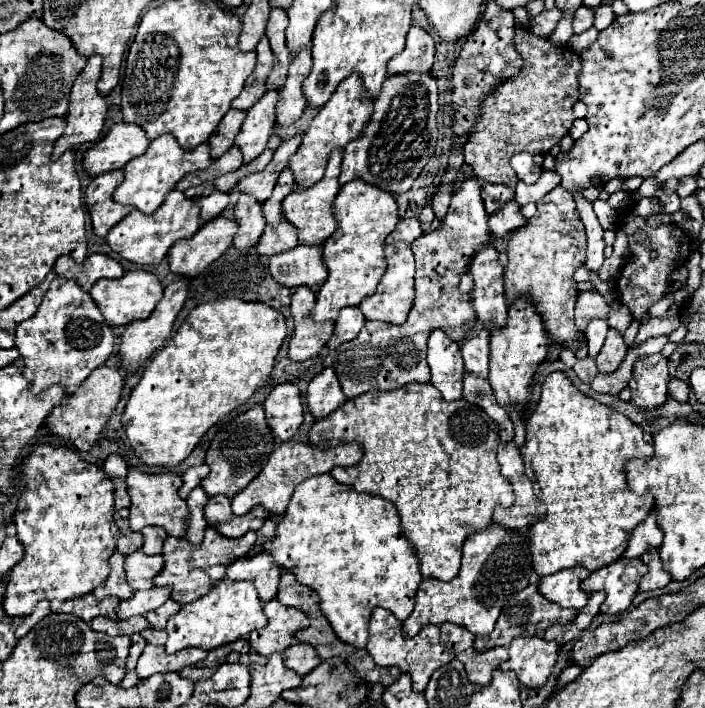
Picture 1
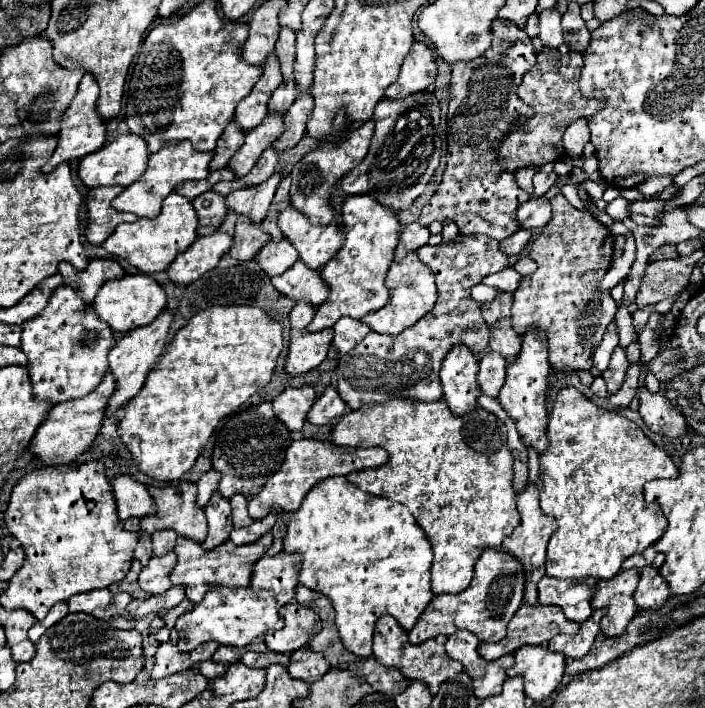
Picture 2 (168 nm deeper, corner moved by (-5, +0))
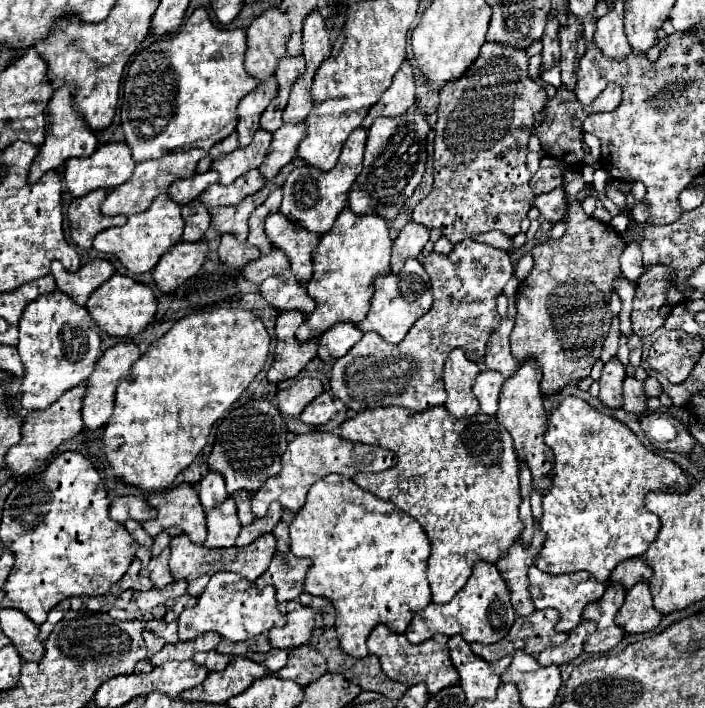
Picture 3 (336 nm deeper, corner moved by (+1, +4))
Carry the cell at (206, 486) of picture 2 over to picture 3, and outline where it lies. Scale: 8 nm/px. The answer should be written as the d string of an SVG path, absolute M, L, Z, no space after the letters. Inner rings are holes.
M209 472L199 484L197 484L197 492L199 492L199 500L205 508L205 512L213 510L215 506L223 504L229 498L229 492L225 490L225 480L221 474L217 472Z

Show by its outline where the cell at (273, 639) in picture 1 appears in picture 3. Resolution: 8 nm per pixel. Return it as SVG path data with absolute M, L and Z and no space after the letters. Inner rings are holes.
M295 604L293 610L287 614L287 624L283 628L271 628L269 640L271 640L271 646L275 648L291 650L291 648L307 644L313 632L321 628L323 624L321 624L319 612L315 612L309 606Z

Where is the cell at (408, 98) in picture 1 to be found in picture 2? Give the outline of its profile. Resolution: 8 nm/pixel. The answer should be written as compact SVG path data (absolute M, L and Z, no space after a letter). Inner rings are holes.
M431 90L409 94L399 100L381 98L375 106L375 134L369 144L367 156L353 172L347 172L341 180L345 194L371 194L377 202L389 206L393 212L405 210L425 190L441 158L439 136L439 100Z

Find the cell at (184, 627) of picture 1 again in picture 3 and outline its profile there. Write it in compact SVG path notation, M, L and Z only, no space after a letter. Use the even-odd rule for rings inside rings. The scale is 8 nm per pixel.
M217 572L203 594L199 596L197 604L193 608L183 610L179 616L179 640L187 642L203 632L219 632L223 638L231 642L241 642L255 638L263 632L269 632L273 626L285 626L285 616L277 608L275 588L265 586L257 588L253 582L249 582L241 574L233 572Z

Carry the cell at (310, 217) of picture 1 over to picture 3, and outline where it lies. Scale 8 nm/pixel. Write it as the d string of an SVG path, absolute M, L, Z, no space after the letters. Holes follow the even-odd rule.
M279 212L265 220L265 234L287 256L293 276L301 284L309 282L313 276L313 250L319 244L319 236L299 228Z

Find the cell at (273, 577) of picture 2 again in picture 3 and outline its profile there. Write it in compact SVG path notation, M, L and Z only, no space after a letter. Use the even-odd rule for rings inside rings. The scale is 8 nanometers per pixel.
M291 552L275 554L269 568L255 580L255 584L259 588L267 584L275 586L279 602L297 600L303 594L305 576L307 576L309 566L311 566L311 560L297 558Z

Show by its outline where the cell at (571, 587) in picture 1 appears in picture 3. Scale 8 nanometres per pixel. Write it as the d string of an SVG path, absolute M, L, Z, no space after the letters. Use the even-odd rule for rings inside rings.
M537 566L529 568L531 600L537 610L545 610L545 608L559 610L561 618L559 618L559 624L555 626L557 632L571 632L573 628L577 628L581 622L583 608L591 602L597 602L603 596L605 588L607 588L607 584L593 580L593 576L589 572L577 572L577 574L569 574L569 576L545 576Z

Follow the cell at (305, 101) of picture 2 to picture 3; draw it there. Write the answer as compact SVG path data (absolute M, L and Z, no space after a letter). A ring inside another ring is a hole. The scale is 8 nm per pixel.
M283 124L277 132L273 132L273 142L267 154L267 160L259 166L261 176L269 182L273 180L283 166L287 166L295 154L297 154L297 144L305 136L305 124Z

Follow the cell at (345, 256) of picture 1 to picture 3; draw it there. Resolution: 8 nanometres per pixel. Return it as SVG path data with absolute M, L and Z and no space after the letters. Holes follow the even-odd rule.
M345 208L331 232L323 234L313 256L313 278L307 284L307 294L315 300L315 312L297 328L297 342L303 344L321 336L337 322L359 324L367 316L369 300L373 296L373 282L377 276L389 272L391 258L389 226L379 216L355 216Z

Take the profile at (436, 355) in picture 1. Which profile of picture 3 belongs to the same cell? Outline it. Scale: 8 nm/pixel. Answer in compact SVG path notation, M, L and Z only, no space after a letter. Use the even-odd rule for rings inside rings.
M455 348L449 354L445 362L445 372L443 372L443 380L447 388L445 408L455 418L467 418L479 412L479 402L471 390L479 372L481 372L479 364L467 360L461 348Z

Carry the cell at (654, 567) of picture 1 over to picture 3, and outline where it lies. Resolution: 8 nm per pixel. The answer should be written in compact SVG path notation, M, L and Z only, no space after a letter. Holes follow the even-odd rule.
M643 582L631 588L631 592L627 592L625 604L619 610L615 624L621 626L627 634L645 634L645 632L655 630L661 618L663 616L653 608L649 586L647 582Z

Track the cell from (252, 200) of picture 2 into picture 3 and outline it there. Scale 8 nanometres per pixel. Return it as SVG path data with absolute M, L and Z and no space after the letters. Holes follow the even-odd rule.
M249 196L247 200L243 200L243 204L235 206L235 208L211 208L209 210L211 224L219 236L233 234L237 240L245 240L247 232L249 232L247 220L253 210L255 210L253 196Z

